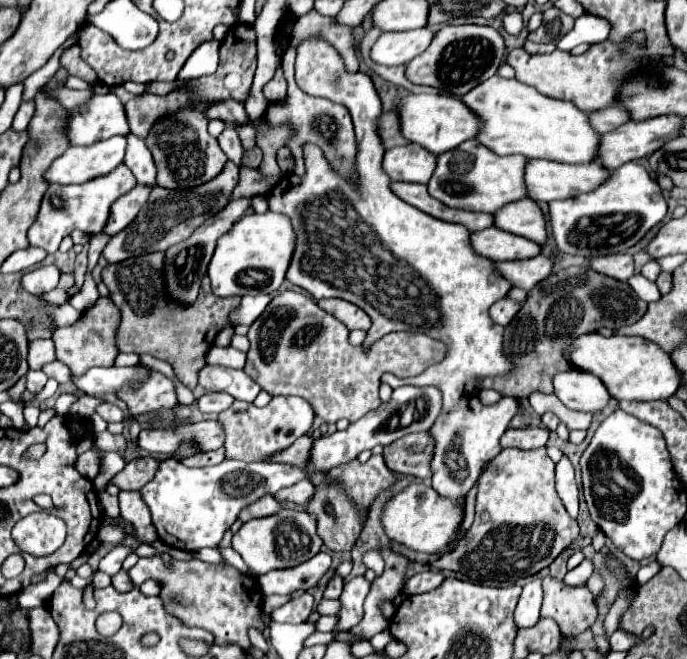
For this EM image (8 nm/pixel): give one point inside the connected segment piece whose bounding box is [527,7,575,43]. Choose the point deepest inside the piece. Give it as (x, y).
(555, 23)

